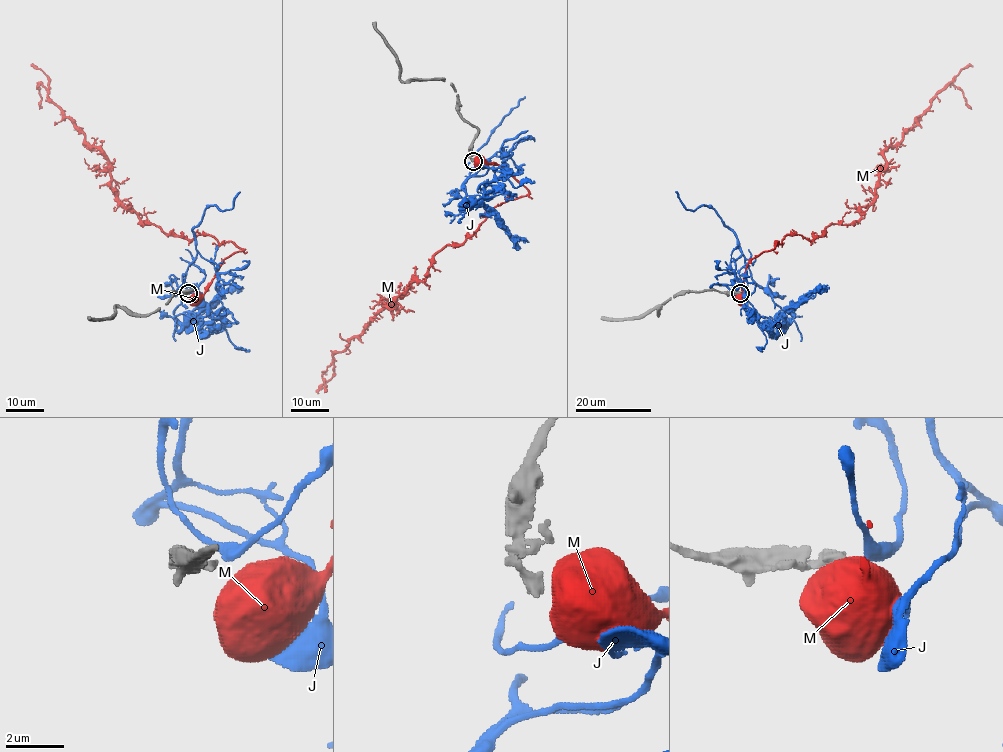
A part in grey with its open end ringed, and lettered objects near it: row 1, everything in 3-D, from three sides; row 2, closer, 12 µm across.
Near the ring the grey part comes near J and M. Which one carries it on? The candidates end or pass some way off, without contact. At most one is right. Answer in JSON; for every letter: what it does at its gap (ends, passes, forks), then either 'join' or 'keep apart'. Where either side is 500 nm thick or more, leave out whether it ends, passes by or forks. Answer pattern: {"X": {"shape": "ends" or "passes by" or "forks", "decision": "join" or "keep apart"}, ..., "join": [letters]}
{"J": {"shape": "passes by", "decision": "keep apart"}, "M": {"decision": "keep apart"}, "join": []}

